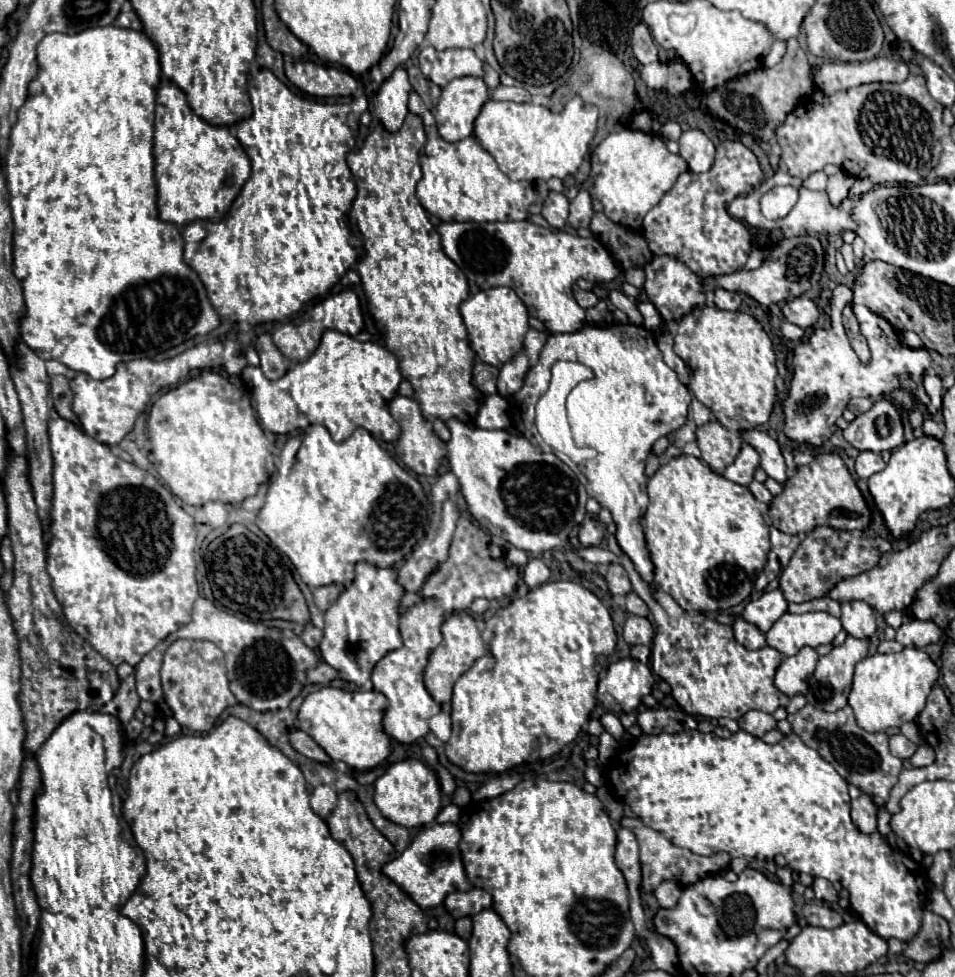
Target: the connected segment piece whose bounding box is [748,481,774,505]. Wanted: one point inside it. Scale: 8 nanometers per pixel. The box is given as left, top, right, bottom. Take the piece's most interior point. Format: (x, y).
(760, 492)

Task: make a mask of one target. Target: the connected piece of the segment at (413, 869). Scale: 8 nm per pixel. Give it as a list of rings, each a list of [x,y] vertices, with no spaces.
[[[452,823],[426,825],[416,835],[416,839],[410,843],[410,847],[400,857],[386,863],[382,871],[396,885],[400,885],[402,891],[406,891],[416,901],[416,905],[420,905],[422,909],[436,907],[444,901],[444,897],[448,893],[470,889],[462,859],[460,859],[458,841],[460,841],[460,829],[456,825],[452,825]]]

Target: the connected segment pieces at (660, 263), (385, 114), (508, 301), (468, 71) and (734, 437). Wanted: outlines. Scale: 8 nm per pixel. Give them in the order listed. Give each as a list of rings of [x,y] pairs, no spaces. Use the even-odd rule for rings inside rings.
[[[654,257],[648,265],[644,265],[646,271],[646,283],[644,283],[644,291],[650,297],[650,301],[654,303],[654,307],[660,311],[660,315],[672,323],[674,319],[686,315],[692,307],[700,305],[706,301],[706,295],[700,291],[700,277],[694,275],[682,261],[678,261],[676,257]]]
[[[396,69],[392,73],[392,77],[384,81],[380,91],[376,95],[372,95],[374,111],[390,133],[396,133],[408,115],[410,91],[412,91],[412,87],[408,83],[407,72],[404,69]]]
[[[492,287],[478,291],[460,305],[460,313],[468,331],[470,347],[474,349],[480,361],[496,367],[506,363],[522,349],[524,335],[530,329],[528,311],[512,287]]]
[[[422,47],[418,65],[422,69],[422,75],[438,87],[444,87],[448,81],[464,75],[482,77],[482,61],[472,49],[436,51],[432,47]]]
[[[718,421],[698,427],[696,441],[702,451],[702,461],[716,473],[722,473],[728,465],[732,465],[732,461],[736,459],[736,453],[740,453],[744,445],[744,439],[740,433],[728,431]]]

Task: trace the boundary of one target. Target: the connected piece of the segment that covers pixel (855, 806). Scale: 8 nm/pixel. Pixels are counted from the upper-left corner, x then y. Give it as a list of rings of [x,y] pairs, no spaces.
[[[862,793],[852,801],[852,821],[862,833],[874,833],[878,823],[878,805],[870,793]]]

